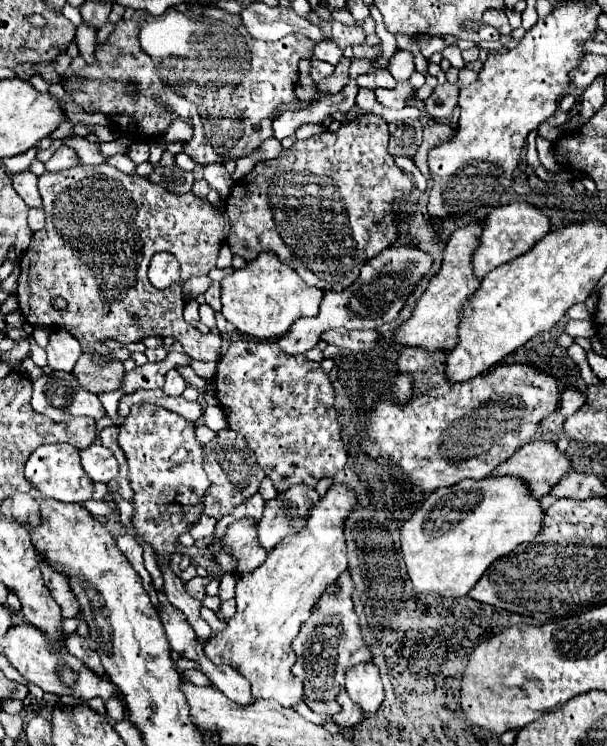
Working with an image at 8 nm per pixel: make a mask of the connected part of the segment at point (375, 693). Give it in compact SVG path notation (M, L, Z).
M369 662L351 668L345 674L345 690L349 698L361 706L361 722L369 716L375 716L383 702L383 684L379 678L379 670Z

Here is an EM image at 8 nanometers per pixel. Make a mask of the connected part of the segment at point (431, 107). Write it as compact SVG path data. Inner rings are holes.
M445 82L443 86L437 86L427 100L423 100L425 112L435 120L447 120L451 118L451 112L457 106L457 98L459 98L457 84Z

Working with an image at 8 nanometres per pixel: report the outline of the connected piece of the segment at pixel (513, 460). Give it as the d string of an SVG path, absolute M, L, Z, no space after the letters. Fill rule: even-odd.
M529 442L501 462L493 476L521 478L535 500L545 496L569 472L569 460L551 442Z

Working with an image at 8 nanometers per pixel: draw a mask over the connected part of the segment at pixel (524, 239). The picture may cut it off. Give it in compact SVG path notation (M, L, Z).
M511 202L501 208L489 210L489 214L483 220L483 230L477 240L477 248L473 250L473 276L481 280L487 272L491 272L497 266L503 266L517 256L529 252L547 232L549 232L549 218L537 210L535 206L527 202Z

